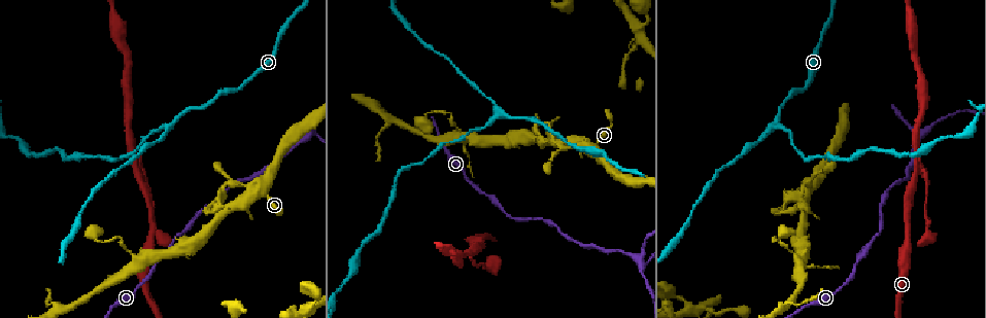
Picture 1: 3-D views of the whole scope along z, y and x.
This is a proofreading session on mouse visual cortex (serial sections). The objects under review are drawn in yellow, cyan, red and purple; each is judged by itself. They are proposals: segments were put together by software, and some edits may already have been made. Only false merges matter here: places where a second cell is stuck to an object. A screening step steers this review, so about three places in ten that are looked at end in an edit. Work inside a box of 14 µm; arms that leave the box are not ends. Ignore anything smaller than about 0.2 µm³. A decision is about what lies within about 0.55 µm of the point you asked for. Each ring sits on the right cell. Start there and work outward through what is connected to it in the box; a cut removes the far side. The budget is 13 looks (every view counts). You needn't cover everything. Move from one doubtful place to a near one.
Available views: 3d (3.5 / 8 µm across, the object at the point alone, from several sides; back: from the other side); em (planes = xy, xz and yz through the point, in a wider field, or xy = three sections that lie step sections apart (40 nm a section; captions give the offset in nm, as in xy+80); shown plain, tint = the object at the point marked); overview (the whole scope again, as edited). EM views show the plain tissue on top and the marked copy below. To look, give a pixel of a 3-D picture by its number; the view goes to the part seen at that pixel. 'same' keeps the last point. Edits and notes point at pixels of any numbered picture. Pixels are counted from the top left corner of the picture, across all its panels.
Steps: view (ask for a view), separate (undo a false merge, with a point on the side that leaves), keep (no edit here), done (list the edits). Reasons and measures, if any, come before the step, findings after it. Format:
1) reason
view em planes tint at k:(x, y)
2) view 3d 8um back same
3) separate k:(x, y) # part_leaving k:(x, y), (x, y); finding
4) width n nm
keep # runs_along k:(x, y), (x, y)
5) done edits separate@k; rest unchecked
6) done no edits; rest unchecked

branch point
view 3d 8um at 1:(221, 214)

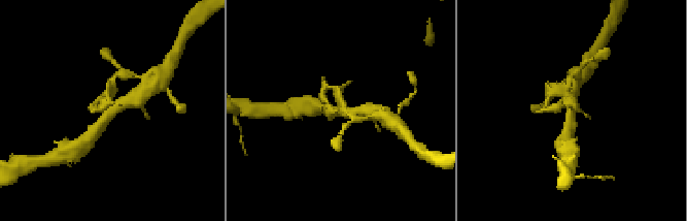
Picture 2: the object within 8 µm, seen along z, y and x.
view em planes tint at 2:(570, 112)

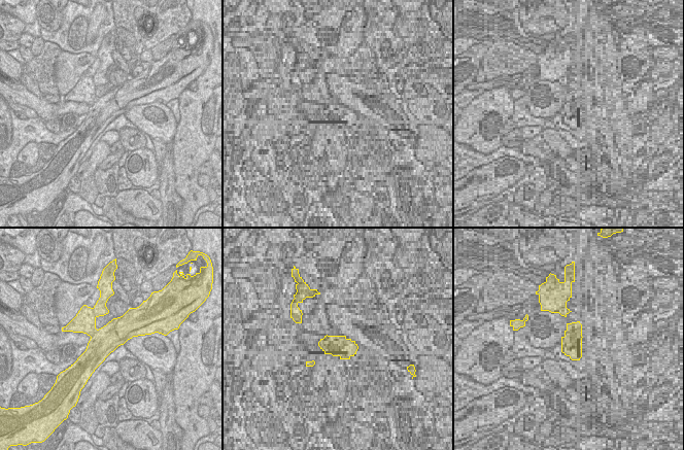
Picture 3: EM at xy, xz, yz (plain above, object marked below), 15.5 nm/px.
separate 2:(557, 91) # two cells meet here

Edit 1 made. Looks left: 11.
see it whole again
view overview

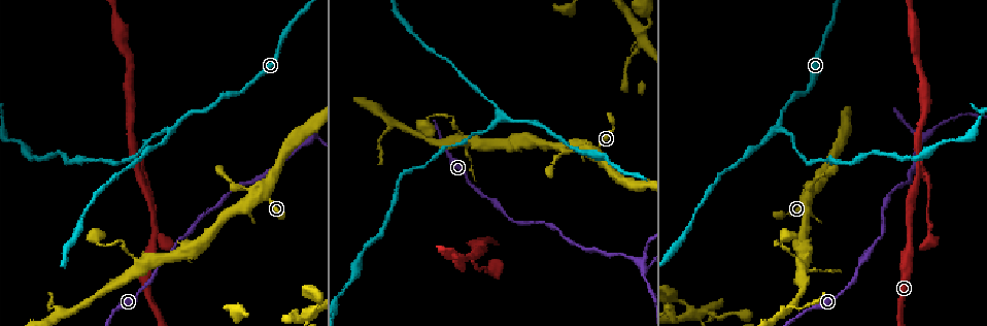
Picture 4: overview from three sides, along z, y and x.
side arm on a straight run
view 3d 3.5um at 4:(801, 260)

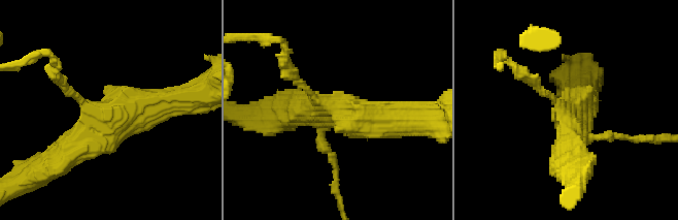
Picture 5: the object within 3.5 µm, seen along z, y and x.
shape alone is not enough
view em xy step 1 tint at 5:(565, 113)

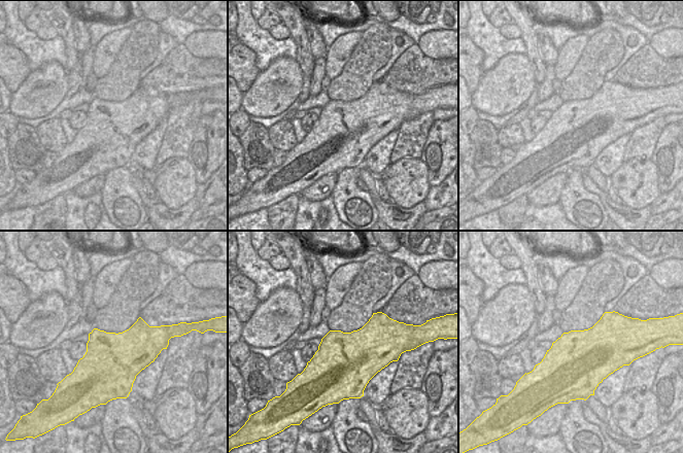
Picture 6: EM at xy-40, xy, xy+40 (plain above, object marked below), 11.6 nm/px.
keep # runs_along 5:(173, 100), (132, 106), (57, 160); continuous, no second cell

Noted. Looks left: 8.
four or more arms meet
view 3d 8um back at 4:(638, 265)

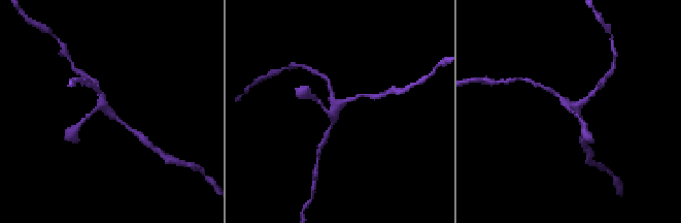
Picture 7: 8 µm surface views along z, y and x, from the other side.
zoom in
view 3d 3.5um at 7:(574, 108)

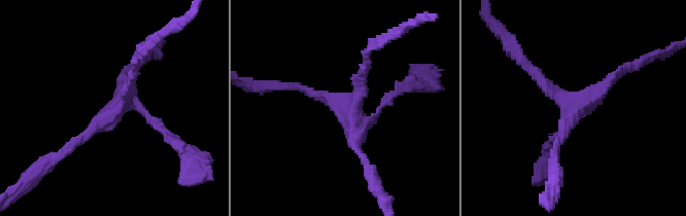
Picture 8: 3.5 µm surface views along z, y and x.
arm_widths 100, 150, 150, 200 nm
keep # runs_along 8:(553, 153), (572, 115), (625, 68); all the same cell

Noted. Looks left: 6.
sharp bend
view 3d 3.5um at 4:(469, 257)

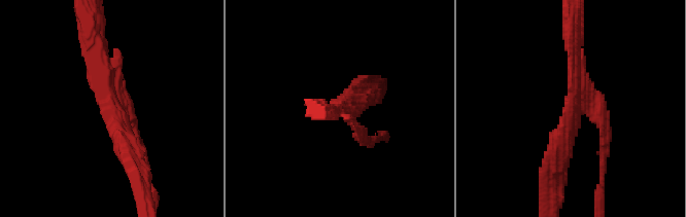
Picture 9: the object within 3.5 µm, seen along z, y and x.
arms 3; arm_widths 150, 200, 300 nm
view em xy step 3 tint at 9:(111, 108)

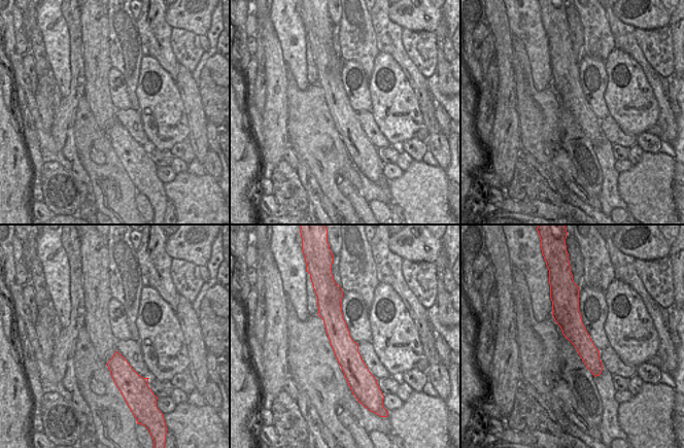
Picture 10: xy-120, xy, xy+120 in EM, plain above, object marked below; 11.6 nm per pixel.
width 280 nm
separate 9:(604, 139) # part_leaving 9:(584, 109), (603, 124), (601, 191); two cells meet here

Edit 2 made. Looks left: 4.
redraw
view overview

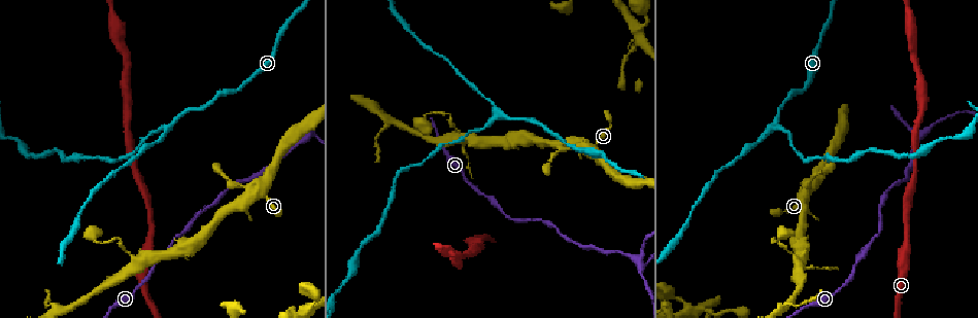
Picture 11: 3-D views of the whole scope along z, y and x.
three-way junction
view 3d 3.5um at 11:(775, 123)

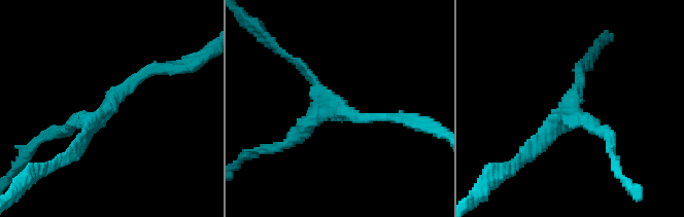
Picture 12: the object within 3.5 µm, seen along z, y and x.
shape alone is not enough
view em planes tint at 12:(100, 113)

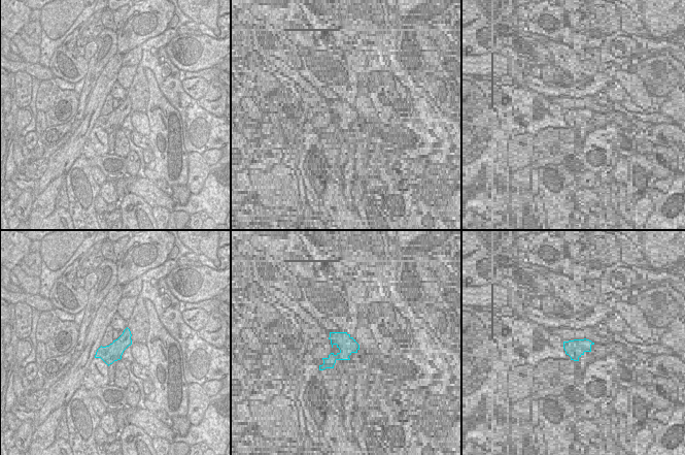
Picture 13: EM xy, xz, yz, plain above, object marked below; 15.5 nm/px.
arm_widths 150, 200, 200 nm
keep # runs_along 12:(150, 68), (94, 118), (46, 134); one cell here

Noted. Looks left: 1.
done edits separate@2, separate@9; rest unchecked

